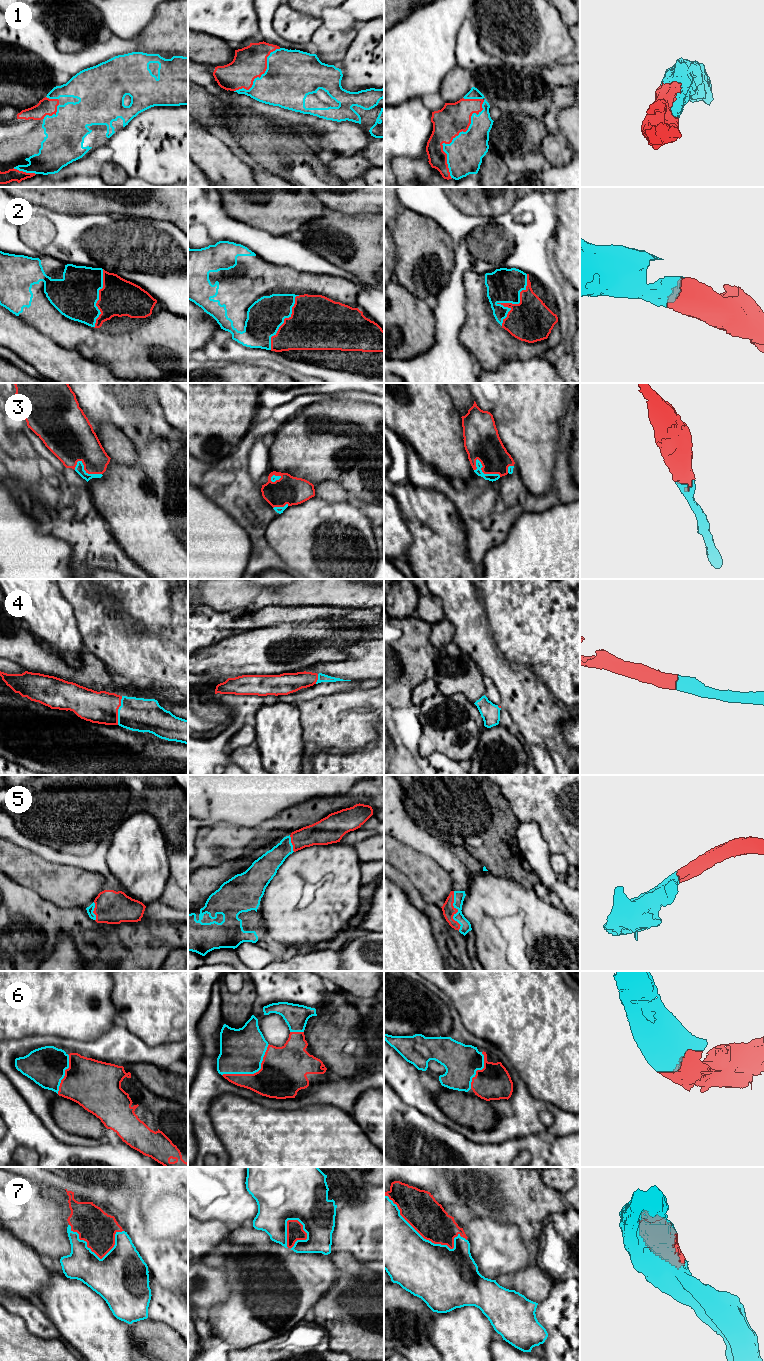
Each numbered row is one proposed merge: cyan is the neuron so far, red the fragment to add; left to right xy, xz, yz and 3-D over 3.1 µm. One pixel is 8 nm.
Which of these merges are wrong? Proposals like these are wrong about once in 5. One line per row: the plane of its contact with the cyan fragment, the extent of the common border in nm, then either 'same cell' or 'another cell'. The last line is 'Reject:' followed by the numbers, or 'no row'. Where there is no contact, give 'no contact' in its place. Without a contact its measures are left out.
1: meets cyan in yz; contact 700 nm long; same cell
2: meets cyan in yz; contact 460 nm long; same cell
3: meets cyan in yz; contact 240 nm long; same cell
4: meets cyan in xy; contact 240 nm long; same cell
5: meets cyan in yz; contact 320 nm long; same cell
6: meets cyan in xz; contact 460 nm long; same cell
7: meets cyan in yz; contact 750 nm long; same cell
Reject: no row

